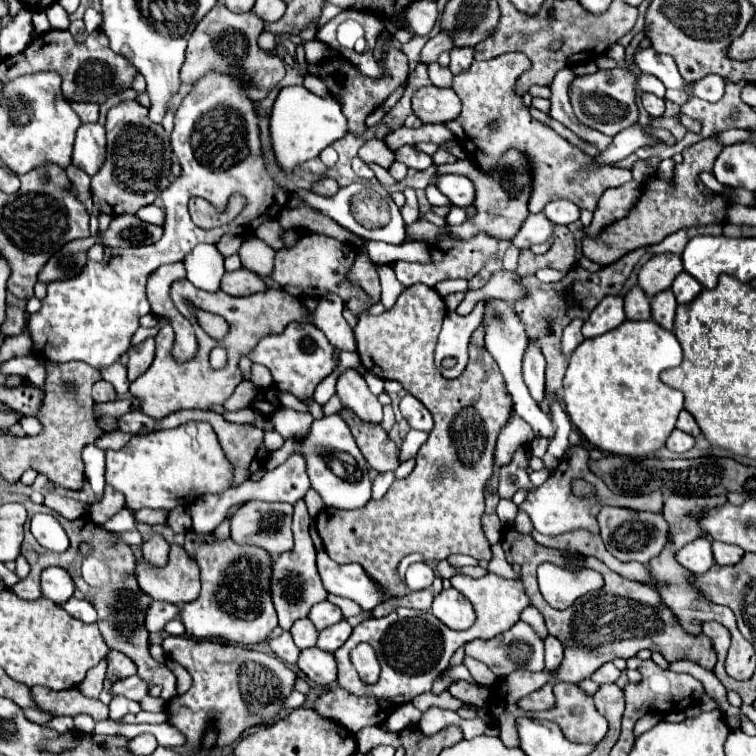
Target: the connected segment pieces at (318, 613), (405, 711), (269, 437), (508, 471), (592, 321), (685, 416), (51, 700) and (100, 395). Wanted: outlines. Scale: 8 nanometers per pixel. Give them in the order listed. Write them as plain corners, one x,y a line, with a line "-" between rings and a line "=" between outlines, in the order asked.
324,600
324,602
316,604
316,606
312,606
308,618
310,618
312,624
316,626
316,630
324,630
324,628
340,622
340,620
342,620
342,612
340,612
338,606
334,606
334,604
330,604
328,600
=
402,704
390,714
388,732
400,732
408,726
414,726
414,724
418,724
420,718
422,718
422,712
414,704
=
266,430
264,432
264,444
268,450
278,450
282,446
284,438
280,438
280,434
276,434
276,430
=
522,446
514,454
512,462
500,470
500,474
498,474
500,476
500,486
498,486
498,496
500,498
512,500
512,496
514,496
514,492
518,488
532,490
532,484
530,484
528,474
526,474
528,460
530,460
530,448
528,446
=
622,296
602,298
602,302
590,312
588,320
584,322
582,336
584,338
600,336
600,334
620,326
624,320
626,320
626,316
624,316
624,300
622,300
=
682,410
682,412
680,412
676,428
680,428
682,432
688,432
688,434
692,434
692,436
698,436
698,434
700,434
700,428
696,426
696,420
692,418
692,414
688,414
688,410
=
32,688
32,696
40,710
50,710
56,716
76,716
76,714
90,714
96,722
102,722
108,718
108,706
100,700
82,696
76,688
74,690
62,690
52,692
48,688
=
100,380
92,386
92,398
94,398
94,402
110,402
110,400
116,400
118,394
110,382

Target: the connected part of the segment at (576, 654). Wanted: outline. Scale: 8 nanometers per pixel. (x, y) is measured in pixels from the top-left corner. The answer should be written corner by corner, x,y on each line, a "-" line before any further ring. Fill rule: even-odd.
510,528
504,530
502,534
502,546
506,550
506,558
510,564
520,564
522,566
522,584
524,590
530,598
530,604
534,608
540,610
540,614
546,620
548,632
552,636
556,636
562,646
564,646
564,660
558,666
558,670
548,672
550,680
540,688
534,690
532,694
524,696
518,706
526,712
543,711
554,707
555,698
553,695
553,686
557,682
580,682
584,678
590,678
604,662
612,662
614,658
632,658
636,656
638,650
648,648
652,652
660,652
668,662
672,660
680,660
680,658
688,658
696,664
700,664
706,670
712,670
716,664
716,652
712,648
710,638
702,636
688,636
680,624
676,622
674,614
662,606
660,596
656,594
656,590
650,584
642,584
642,582
632,582
620,574
616,574
614,570
610,570
608,566
604,566
604,562
600,562
598,558
584,558
584,566
600,572
604,576
604,586
600,592
590,592
584,596
584,600
576,600
570,608
566,610
554,610
540,594
538,584
536,584
536,568
542,562
556,562
562,564
564,560
560,558
560,554
556,550
541,546
534,542
533,538
520,536
516,532
512,532

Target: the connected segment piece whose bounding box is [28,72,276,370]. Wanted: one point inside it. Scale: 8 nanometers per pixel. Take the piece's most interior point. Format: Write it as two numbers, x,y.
92,317

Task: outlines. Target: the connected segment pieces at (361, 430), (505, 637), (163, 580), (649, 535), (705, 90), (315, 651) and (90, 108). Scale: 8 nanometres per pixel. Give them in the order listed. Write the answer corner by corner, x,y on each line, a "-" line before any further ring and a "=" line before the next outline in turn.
342,408
338,414
350,426
352,436
360,452
364,454
366,462
370,464
370,468
374,468
376,472
388,472
398,468
396,444
388,438
388,434
382,430
380,424
370,424
370,422
366,424
360,416
356,416
354,410
348,408
=
516,622
504,634
490,640
472,640
466,644
466,656
484,662
496,676
506,676
516,668
526,668
530,672
544,670
544,640
534,632
534,628
526,622
=
182,546
170,548
170,560
164,568
150,568
144,562
136,562
136,578
140,588
152,598
182,606
194,602
200,594
200,578
196,562
186,554
=
604,506
598,514
600,522
600,536
606,544
606,550
618,558
620,562
642,562
646,564
650,558
658,556
660,550
666,544
668,536
668,524
662,514
652,514
652,512
636,512
630,508
614,508
614,506
=
706,76
694,84
694,96
708,100
708,102
718,102
724,94
724,80
720,76
=
306,648
300,652
300,658
298,658
298,668
312,680
316,682
318,686
328,686
332,682
336,682
336,660
330,652
322,652
320,648
=
70,102
72,110
80,116
80,120
86,122
96,122
98,120
98,104
88,104
88,102

